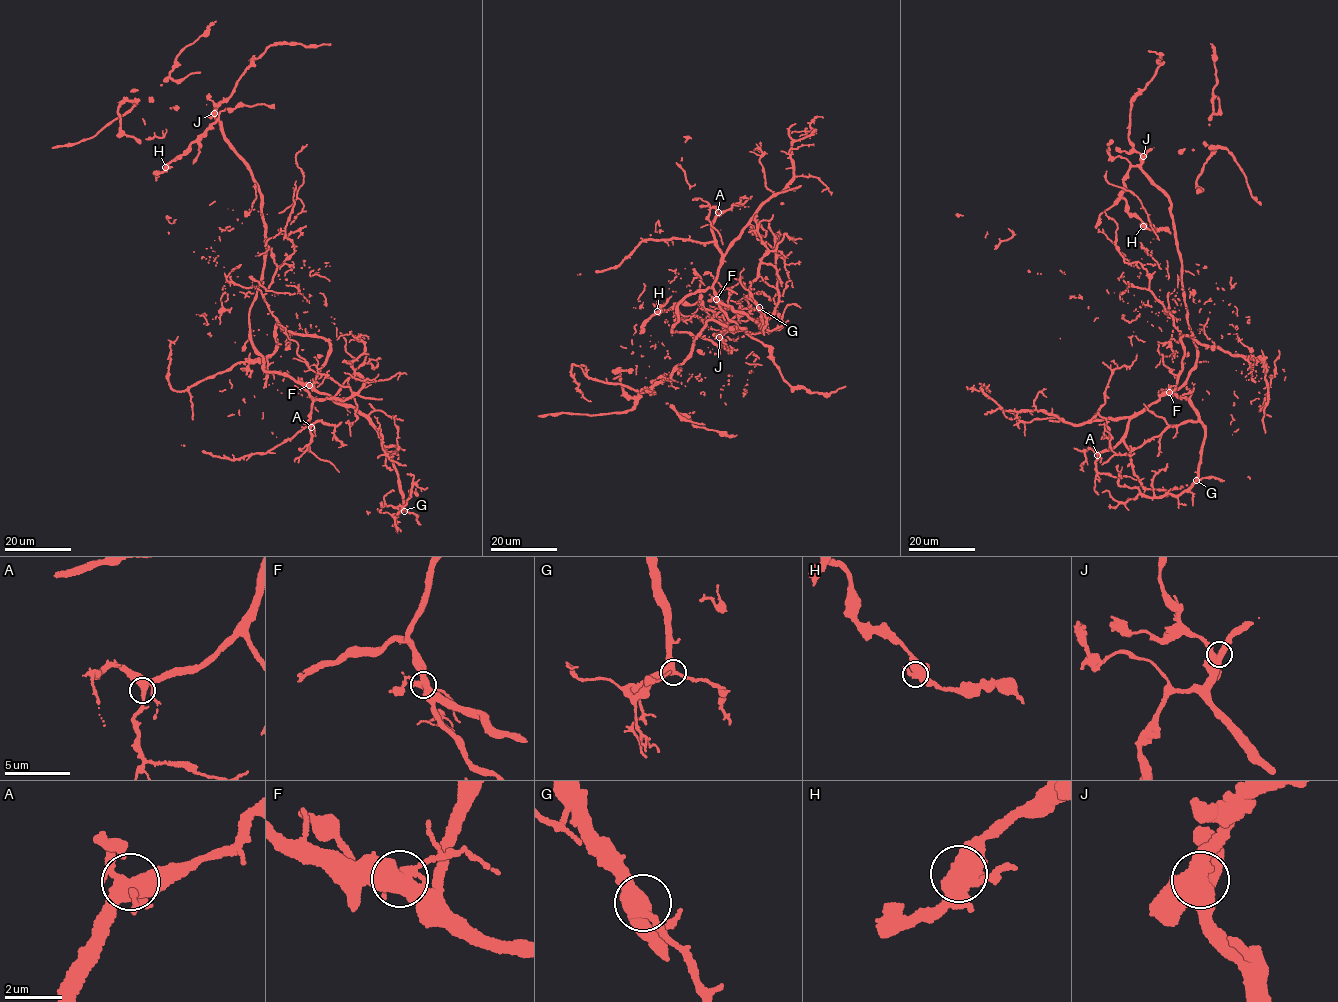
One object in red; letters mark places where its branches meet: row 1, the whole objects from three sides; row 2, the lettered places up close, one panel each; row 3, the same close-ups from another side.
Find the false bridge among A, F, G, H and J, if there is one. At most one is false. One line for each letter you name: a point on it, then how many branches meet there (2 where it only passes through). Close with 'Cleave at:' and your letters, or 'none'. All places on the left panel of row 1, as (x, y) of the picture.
F: at (309, 385); 4 branches meet
Cleave at: F

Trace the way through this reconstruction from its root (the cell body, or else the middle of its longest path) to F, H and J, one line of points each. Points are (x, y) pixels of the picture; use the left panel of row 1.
F: (250, 309), (250, 341), (261, 356), (262, 367), (270, 372), (286, 373), (309, 385)
H: (250, 309), (264, 263), (266, 239), (261, 194), (250, 166), (224, 136), (217, 120), (165, 167)
J: (250, 309), (266, 250), (261, 194), (250, 166), (224, 136), (214, 113)

